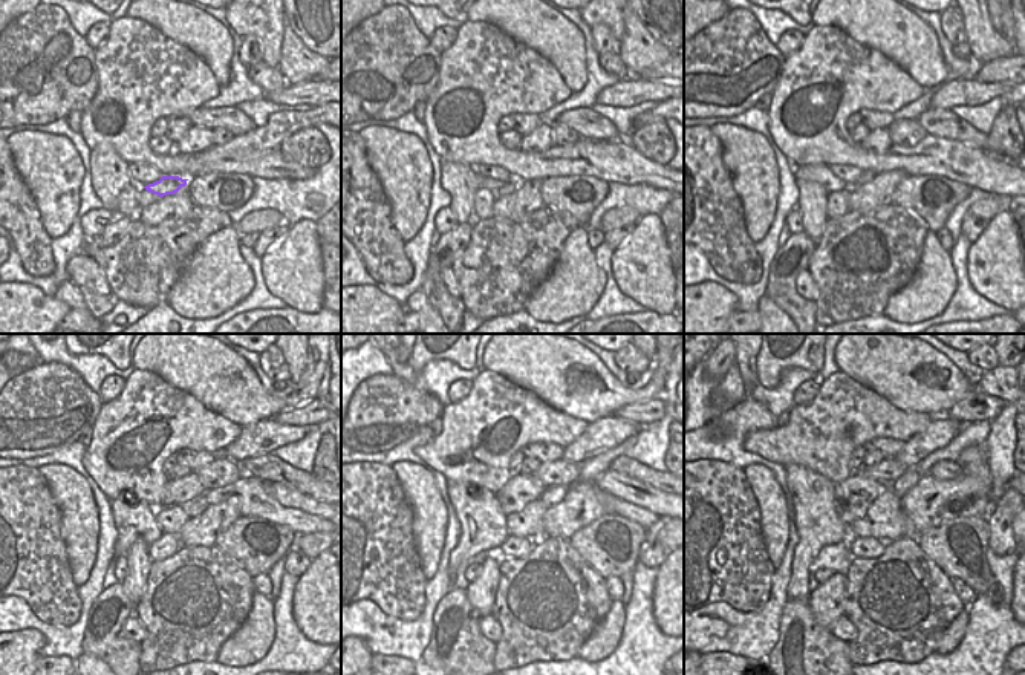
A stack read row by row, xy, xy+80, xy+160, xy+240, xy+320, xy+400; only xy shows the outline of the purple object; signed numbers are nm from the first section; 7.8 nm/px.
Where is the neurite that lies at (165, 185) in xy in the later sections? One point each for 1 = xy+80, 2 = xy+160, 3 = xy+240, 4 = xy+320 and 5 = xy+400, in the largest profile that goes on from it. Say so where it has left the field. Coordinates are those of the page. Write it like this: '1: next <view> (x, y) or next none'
1: next xy+80 (493, 185)
2: next xy+160 (820, 173)
3: next xy+240 (135, 519)
4: next xy+320 (482, 525)
5: next xy+400 (817, 522)

